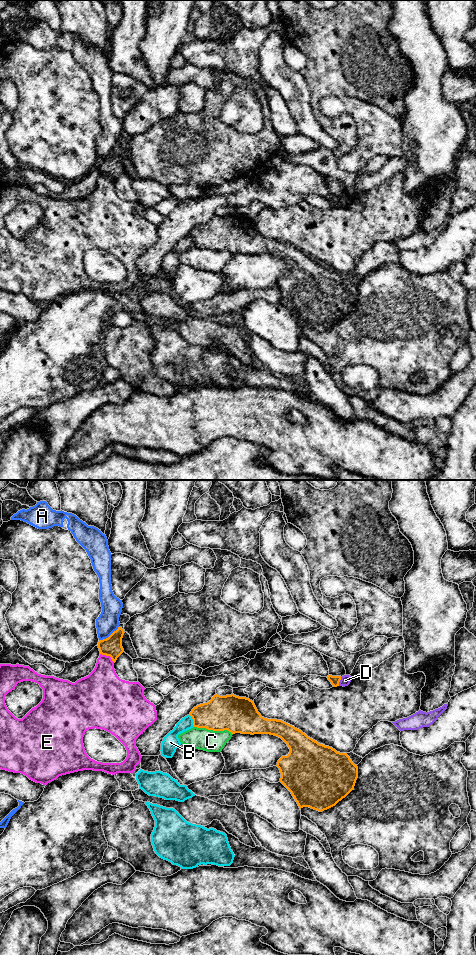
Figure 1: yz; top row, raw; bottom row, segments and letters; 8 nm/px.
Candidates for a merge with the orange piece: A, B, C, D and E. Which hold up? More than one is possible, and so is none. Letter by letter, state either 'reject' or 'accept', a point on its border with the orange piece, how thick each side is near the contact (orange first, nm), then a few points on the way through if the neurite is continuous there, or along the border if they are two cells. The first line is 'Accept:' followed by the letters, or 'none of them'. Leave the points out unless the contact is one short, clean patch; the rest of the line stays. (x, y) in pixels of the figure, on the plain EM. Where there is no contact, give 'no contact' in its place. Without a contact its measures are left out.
Accept: none of them
A: reject; meets orange in yz at (110, 155); 160 nm thick on the orange side, 180 nm on the other
B: reject; meets orange in yz at (193, 240); 280 nm thick on the orange side, 130 nm on the other
C: reject; meets orange in yz at (213, 250); 300 nm thick on the orange side, 180 nm on the other
D: reject; meets orange in yz at (339, 201); 70 nm thick on the orange side, 80 nm on the other; border along yz (341, 197), (338, 205)
E: reject; meets orange in yz at (108, 175); 160 nm thick on the orange side, 280 nm on the other

